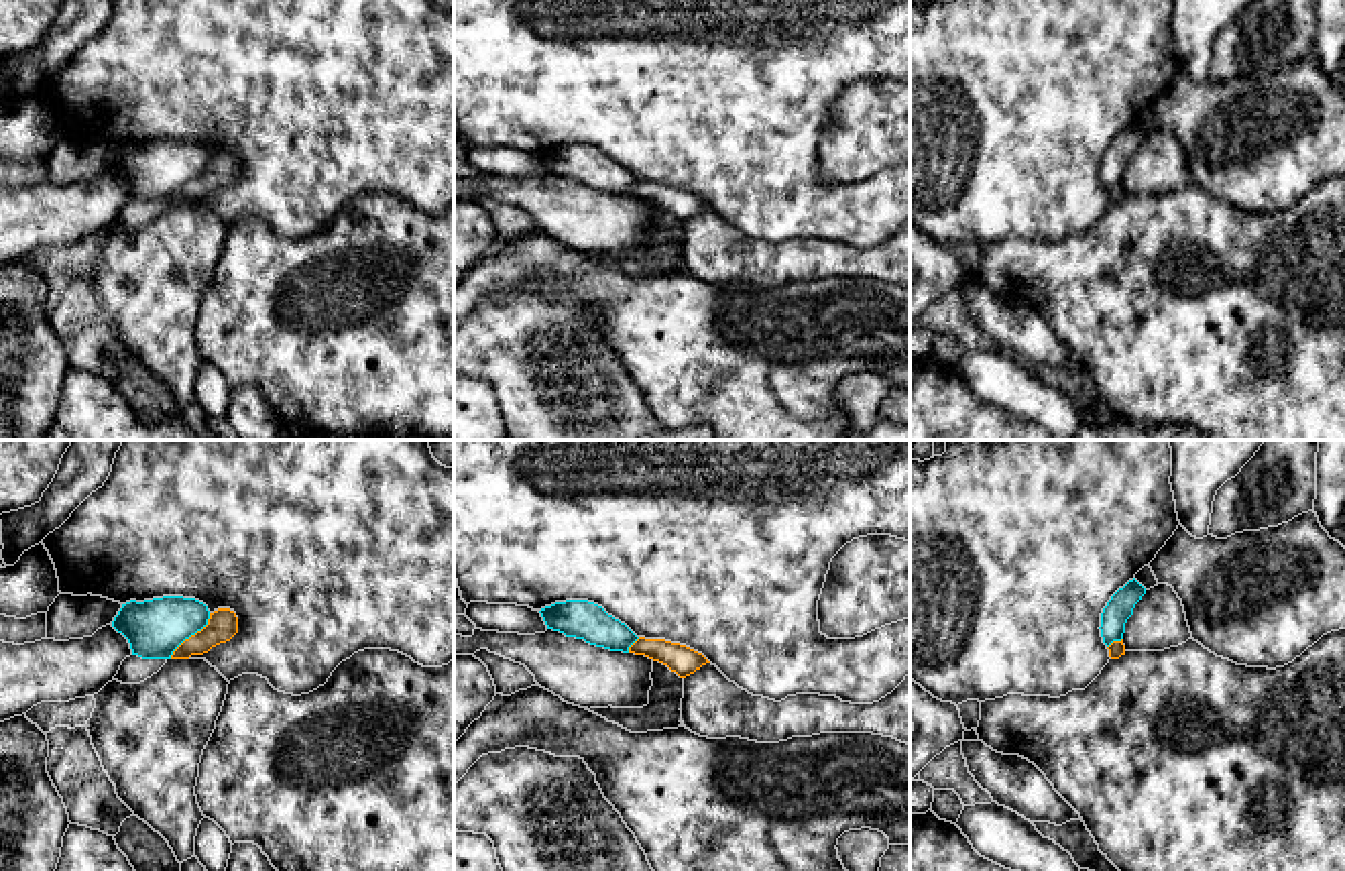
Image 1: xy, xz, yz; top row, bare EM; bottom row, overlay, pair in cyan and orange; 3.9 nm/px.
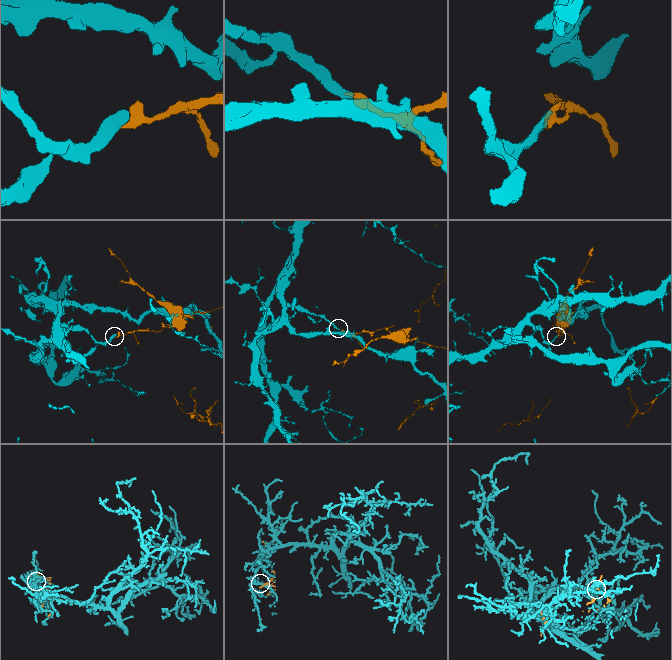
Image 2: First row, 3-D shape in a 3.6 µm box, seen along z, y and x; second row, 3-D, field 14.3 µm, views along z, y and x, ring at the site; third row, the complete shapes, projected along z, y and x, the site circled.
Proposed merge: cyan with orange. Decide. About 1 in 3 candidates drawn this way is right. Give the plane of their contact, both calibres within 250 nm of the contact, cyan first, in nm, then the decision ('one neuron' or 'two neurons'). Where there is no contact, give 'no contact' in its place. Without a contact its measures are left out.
xy | 220/120 nm | two neurons

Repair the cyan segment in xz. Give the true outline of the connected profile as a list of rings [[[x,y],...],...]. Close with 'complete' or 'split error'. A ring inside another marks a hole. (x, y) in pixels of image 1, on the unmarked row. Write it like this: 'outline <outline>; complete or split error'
outline [[[588,144],[555,147],[539,157],[547,173],[610,195],[629,197],[629,191],[639,183],[625,167]]]; complete

